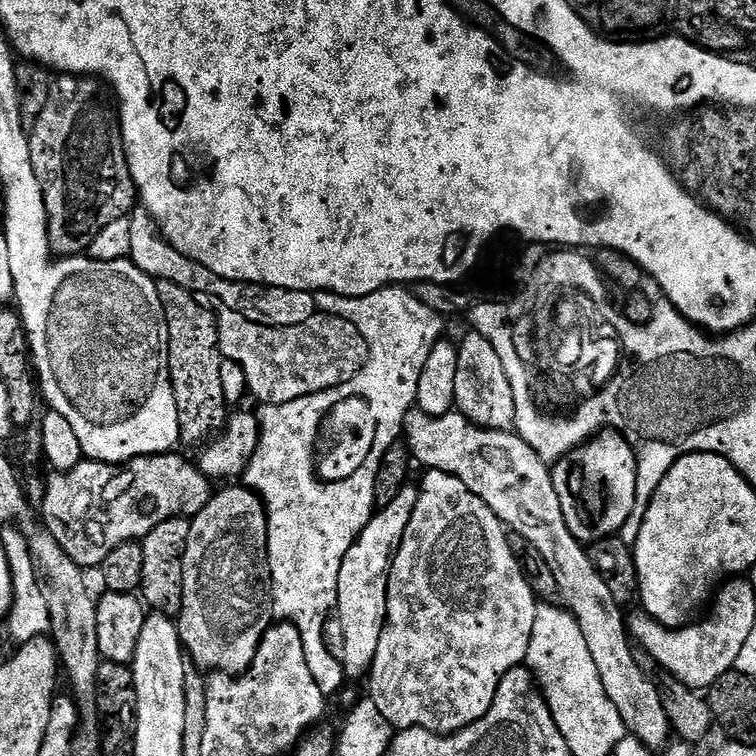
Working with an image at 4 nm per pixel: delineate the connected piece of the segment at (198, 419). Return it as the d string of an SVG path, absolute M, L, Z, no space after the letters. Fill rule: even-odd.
M158 280L156 289L168 323L168 369L178 406L180 439L185 445L200 446L213 435L212 428L223 429L230 415L219 373L222 357L216 333L216 314L211 307L203 308L200 305L203 303L193 293L174 282Z

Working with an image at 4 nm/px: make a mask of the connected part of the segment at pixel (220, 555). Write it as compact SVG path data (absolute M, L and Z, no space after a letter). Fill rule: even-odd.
M224 486L206 502L206 506L197 516L191 517L190 538L186 542L184 551L184 565L182 566L182 610L178 617L180 630L180 643L184 645L185 653L190 657L191 663L201 670L209 673L228 672L232 676L238 676L245 672L254 662L254 654L258 654L258 646L266 634L266 630L273 623L272 611L272 575L268 565L268 512L264 509L264 501L255 492L247 487L232 488L236 486Z

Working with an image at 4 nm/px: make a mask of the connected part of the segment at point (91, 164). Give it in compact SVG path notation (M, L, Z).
M57 75L46 98L46 110L42 110L36 123L31 125L28 145L34 174L38 174L38 182L44 191L48 247L57 257L87 253L90 242L98 238L105 226L125 219L137 207L136 183L132 180L128 156L124 152L118 104L105 81L94 76Z

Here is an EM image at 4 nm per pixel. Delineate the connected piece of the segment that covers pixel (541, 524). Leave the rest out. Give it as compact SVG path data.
M413 406L404 419L402 433L403 443L407 444L411 459L425 464L425 469L433 472L445 472L466 482L468 489L499 518L505 529L522 534L522 538L530 538L534 546L546 558L546 566L554 570L554 582L558 582L558 596L563 607L570 613L571 619L580 627L586 638L586 646L590 646L590 654L594 658L594 666L598 666L598 678L602 678L602 686L606 690L606 698L614 702L614 710L624 723L625 733L641 740L647 748L660 750L669 743L668 736L673 735L670 722L666 718L666 710L662 710L662 698L659 687L649 673L634 662L634 644L626 623L625 609L610 595L606 582L602 582L602 574L594 566L589 549L570 534L566 526L566 518L562 518L562 502L554 490L552 473L549 465L531 449L523 438L515 431L498 428L481 428L473 420L467 420L459 410L453 410L441 416L431 416L422 409Z

